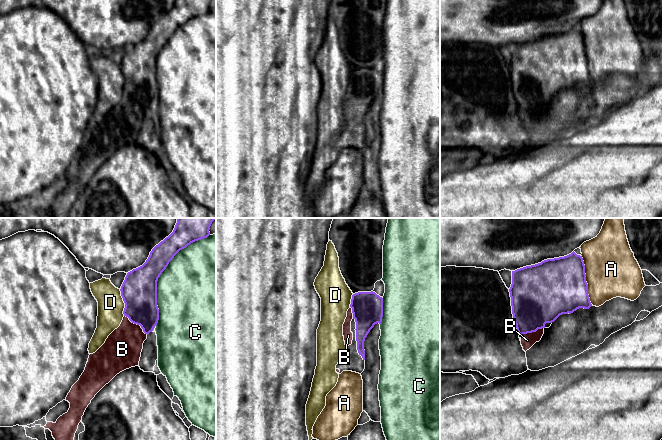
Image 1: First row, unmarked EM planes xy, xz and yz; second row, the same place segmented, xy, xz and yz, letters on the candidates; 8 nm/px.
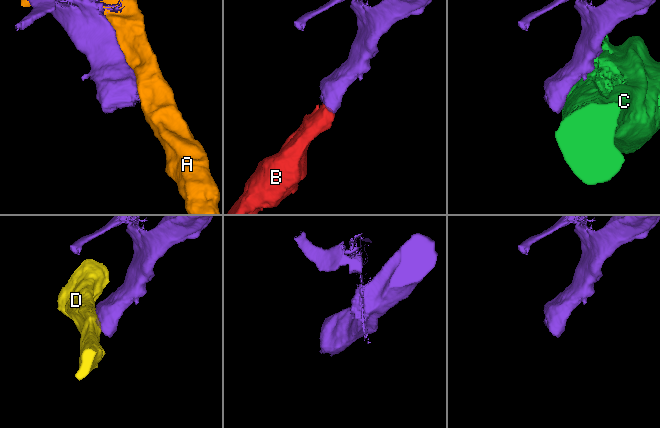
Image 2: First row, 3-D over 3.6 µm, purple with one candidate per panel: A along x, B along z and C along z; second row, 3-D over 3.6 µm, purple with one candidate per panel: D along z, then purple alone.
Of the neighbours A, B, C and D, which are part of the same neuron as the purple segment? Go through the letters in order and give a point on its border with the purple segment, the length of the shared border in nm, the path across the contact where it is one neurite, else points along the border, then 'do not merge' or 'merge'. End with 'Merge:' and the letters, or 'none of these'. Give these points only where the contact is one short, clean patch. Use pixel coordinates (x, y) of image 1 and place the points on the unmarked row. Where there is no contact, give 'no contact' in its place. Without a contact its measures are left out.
A: meets purple in yz at (585, 56); contact 400 nm long; do not merge
B: meets purple in xy at (137, 100); contact 240 nm long; runs through xy (139, 69), (137, 100), (122, 125); merge
C: meets purple in xy at (161, 49); contact 850 nm long; do not merge
D: meets purple in xy at (124, 78); contact 220 nm long; do not merge
Merge: B

